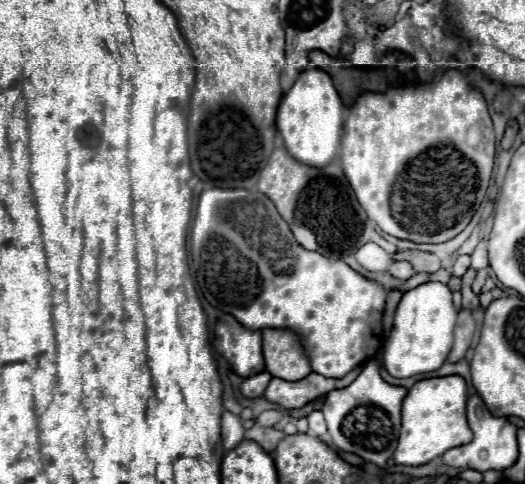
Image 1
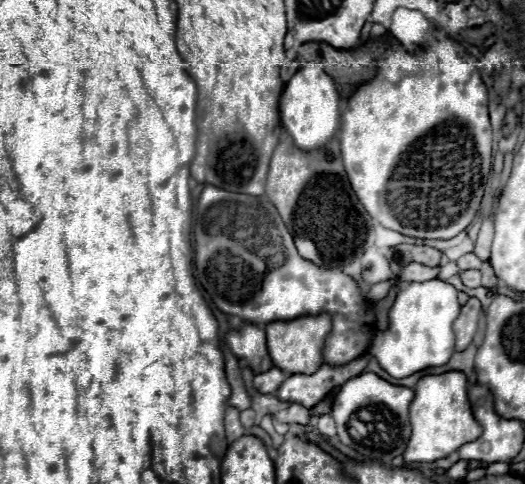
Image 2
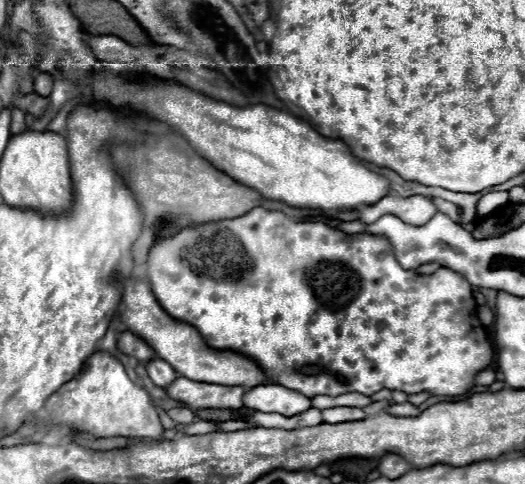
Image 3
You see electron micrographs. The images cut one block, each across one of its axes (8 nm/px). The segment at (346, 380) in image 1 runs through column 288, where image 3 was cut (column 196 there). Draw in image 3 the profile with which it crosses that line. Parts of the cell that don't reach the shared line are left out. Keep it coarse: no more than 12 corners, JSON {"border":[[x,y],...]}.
{"border":[[180,376],[164,390],[190,408],[244,408],[242,386]]}

